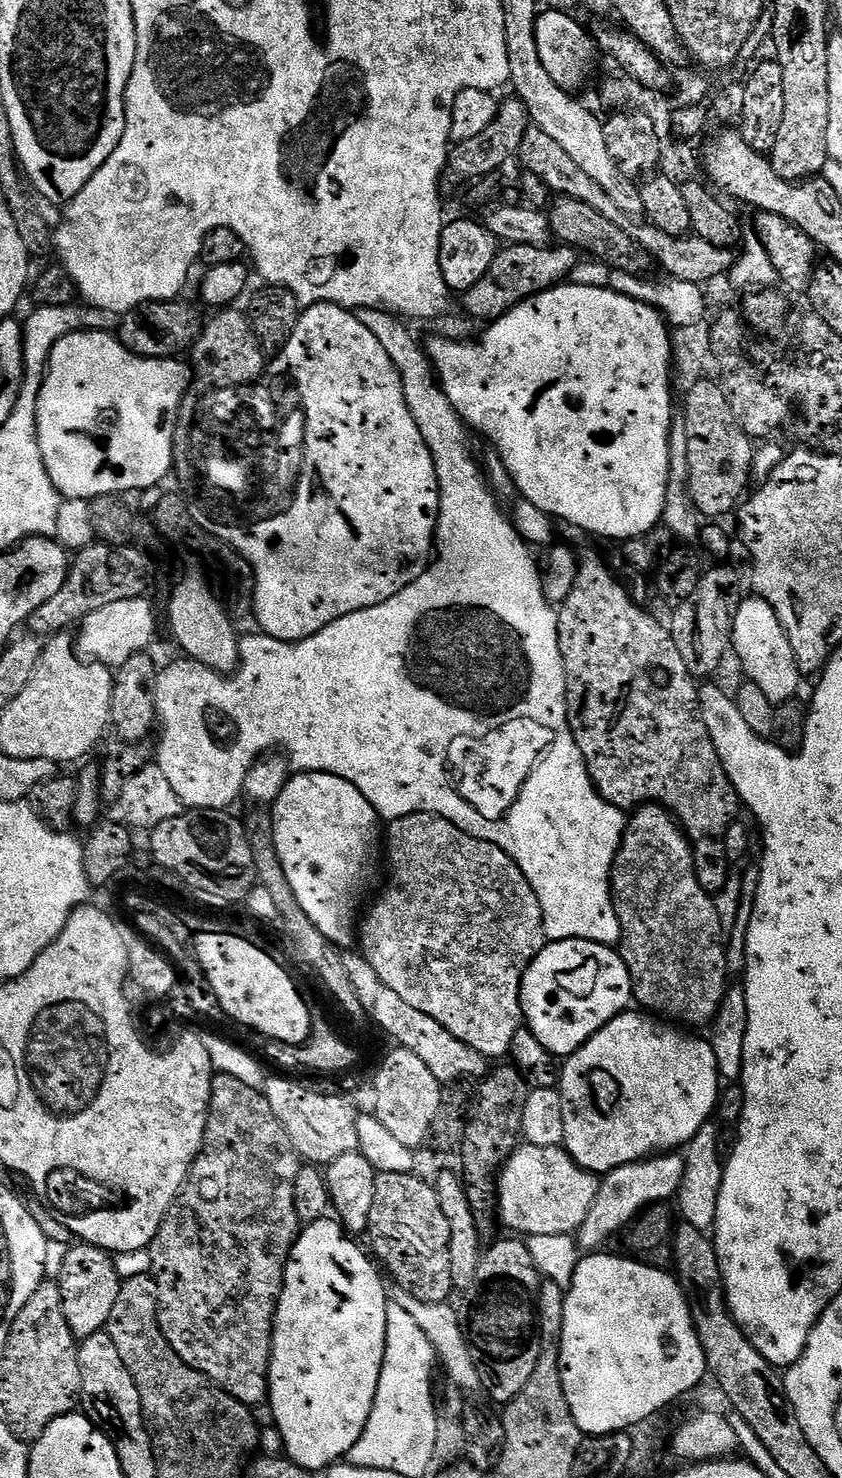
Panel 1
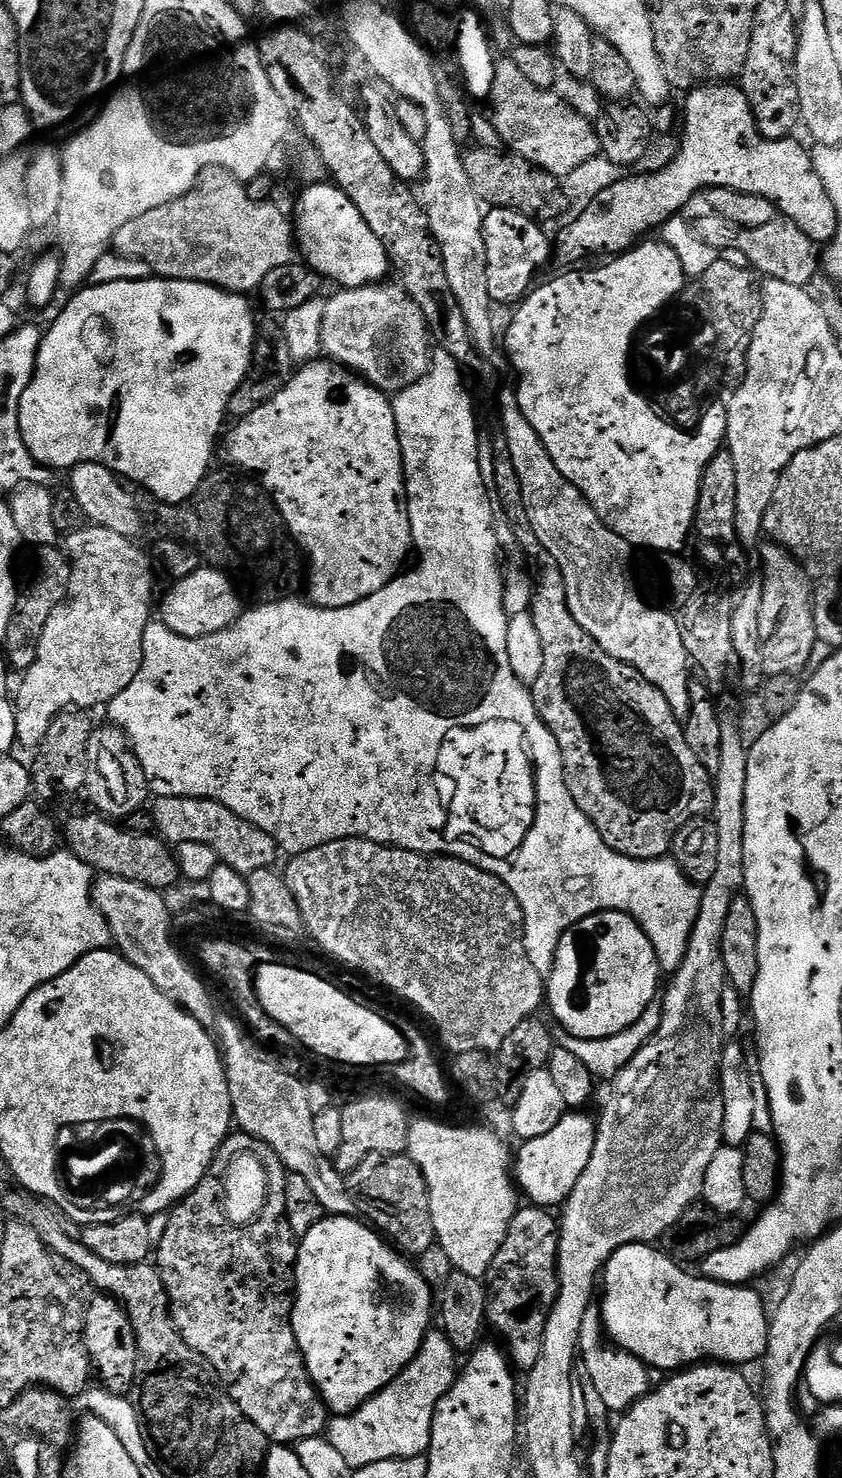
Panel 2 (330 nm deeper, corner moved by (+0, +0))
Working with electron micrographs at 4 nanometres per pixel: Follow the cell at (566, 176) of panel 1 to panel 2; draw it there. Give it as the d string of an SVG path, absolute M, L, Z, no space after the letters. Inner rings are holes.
M707 216L695 218L694 227L696 236L707 246L716 248L718 253L741 252L745 256L743 259L761 277L807 286L818 274L817 245L813 244L810 238L806 238L806 234L802 234L802 230L798 230L798 226L794 226L794 222L789 220L778 218L774 222L766 222L766 226L739 228L734 226L734 222Z

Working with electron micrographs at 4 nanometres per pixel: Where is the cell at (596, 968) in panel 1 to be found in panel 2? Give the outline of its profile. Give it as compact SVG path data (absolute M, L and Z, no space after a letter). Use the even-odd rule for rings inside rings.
M595 912L561 934L552 970L546 976L546 1004L552 1007L552 1016L563 1031L580 1040L601 1040L632 1027L649 1011L648 1003L658 996L660 972L662 966L654 946L632 916L624 912Z

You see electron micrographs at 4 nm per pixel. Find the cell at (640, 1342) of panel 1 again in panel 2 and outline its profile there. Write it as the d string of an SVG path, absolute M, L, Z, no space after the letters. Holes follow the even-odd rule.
M648 1242L624 1244L618 1248L602 1269L602 1319L607 1339L615 1347L634 1354L652 1370L683 1370L699 1362L745 1366L759 1356L761 1359L768 1350L770 1323L770 1312L769 1309L764 1309L763 1298L752 1286L719 1284L700 1274L691 1276L684 1268L687 1267L681 1266L667 1252Z

